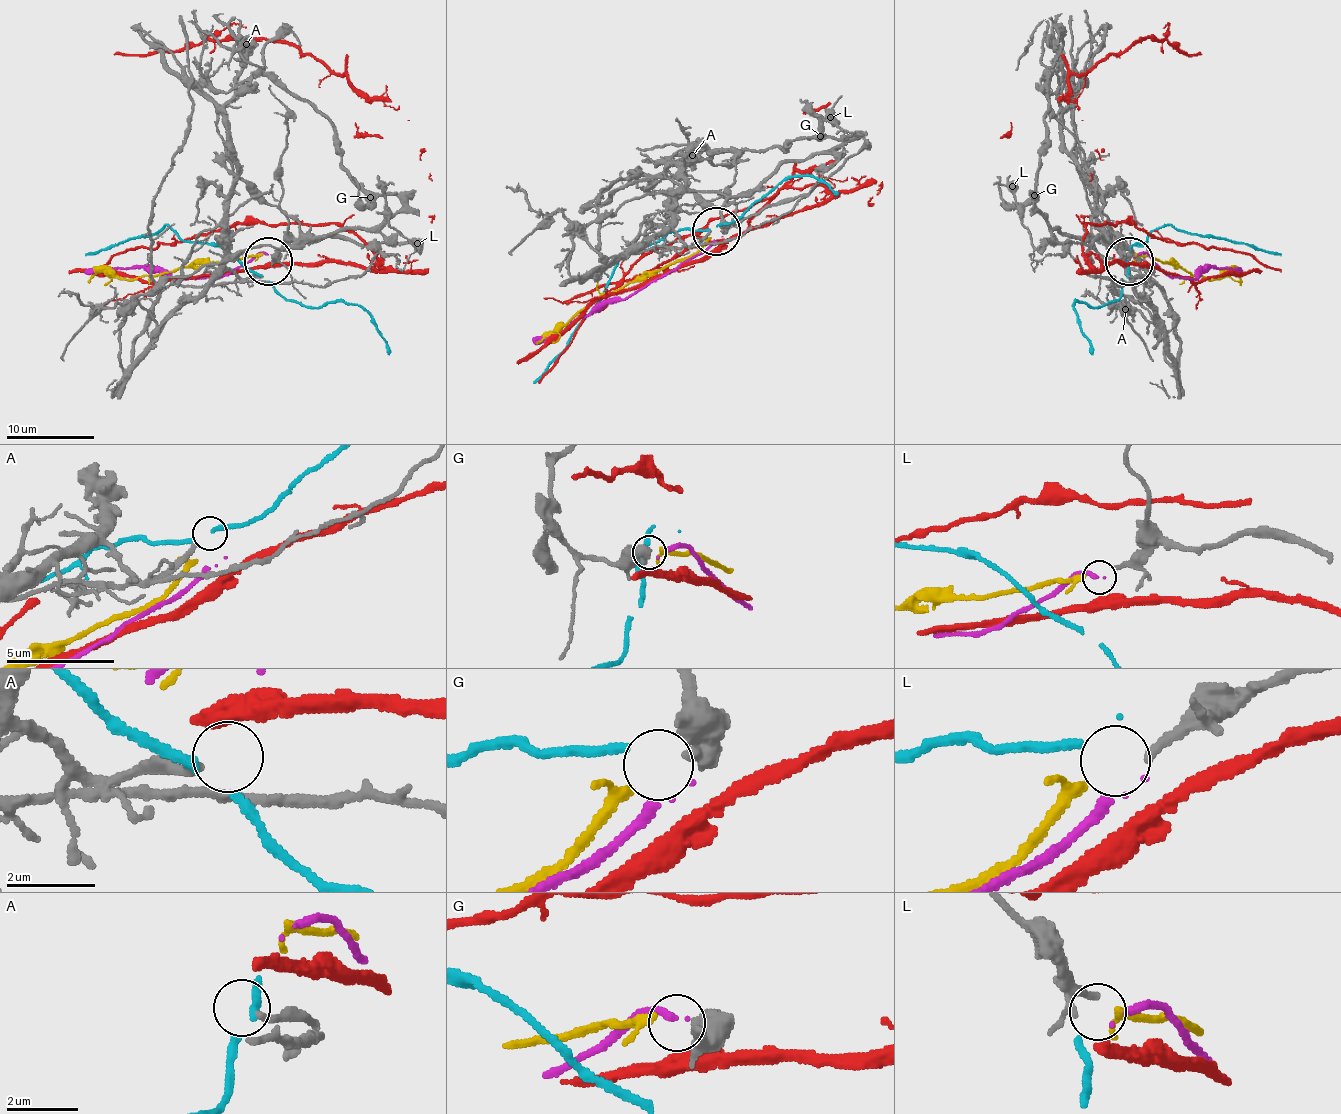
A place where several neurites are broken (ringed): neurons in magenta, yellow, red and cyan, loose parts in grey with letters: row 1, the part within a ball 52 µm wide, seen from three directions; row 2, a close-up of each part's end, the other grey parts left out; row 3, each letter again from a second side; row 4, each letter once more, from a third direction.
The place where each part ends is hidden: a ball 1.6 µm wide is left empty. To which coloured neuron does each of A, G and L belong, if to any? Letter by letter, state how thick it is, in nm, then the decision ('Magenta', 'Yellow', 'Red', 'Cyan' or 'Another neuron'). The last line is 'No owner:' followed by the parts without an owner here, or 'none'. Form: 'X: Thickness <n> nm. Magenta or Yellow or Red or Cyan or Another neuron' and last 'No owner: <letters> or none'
A: Thickness 220 nm. Another neuron
G: Thickness 440 nm. Magenta
L: Thickness 200 nm. Yellow
No owner: A

